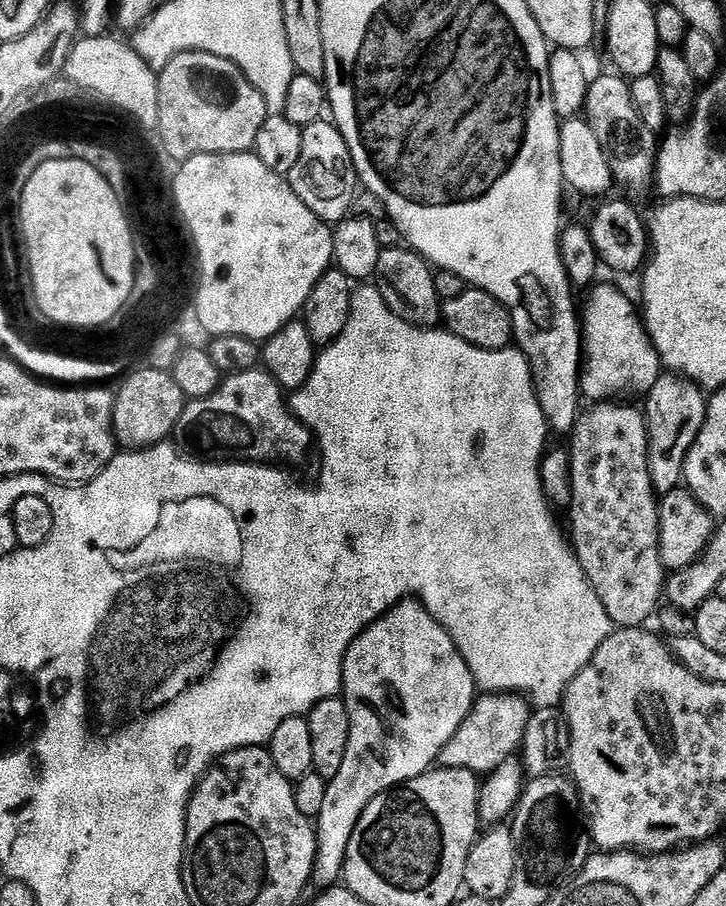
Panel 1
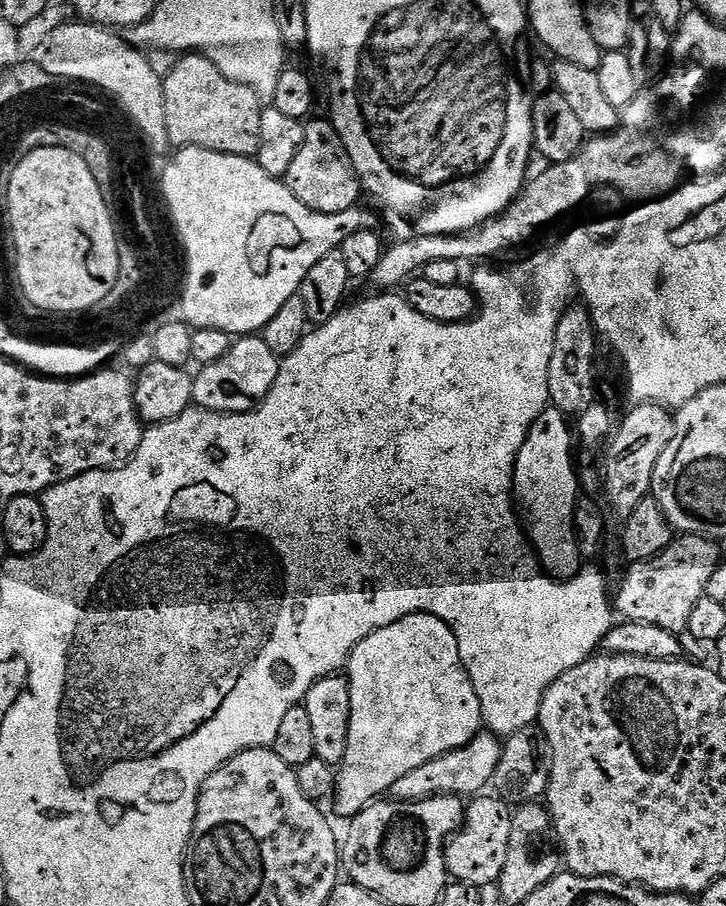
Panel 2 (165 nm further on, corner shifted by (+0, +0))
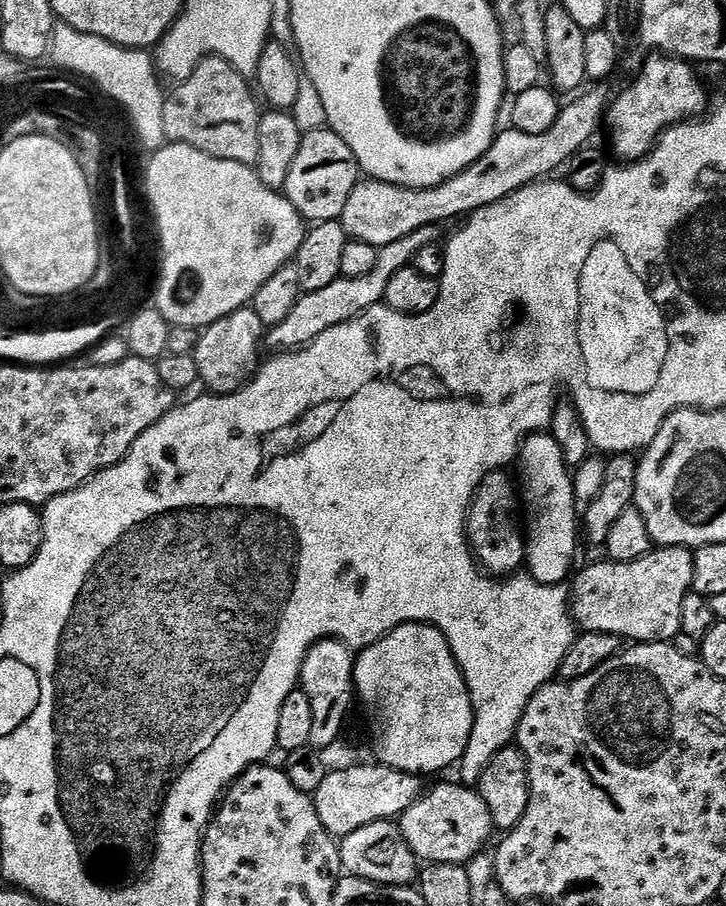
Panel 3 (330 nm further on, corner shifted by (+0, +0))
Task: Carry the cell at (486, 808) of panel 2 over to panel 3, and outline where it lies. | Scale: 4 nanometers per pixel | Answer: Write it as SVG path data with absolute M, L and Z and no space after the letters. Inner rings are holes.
M463 783L440 784L423 793L408 810L398 818L400 833L417 861L428 864L467 865L479 852L485 851L488 839L494 835L490 810L479 791Z

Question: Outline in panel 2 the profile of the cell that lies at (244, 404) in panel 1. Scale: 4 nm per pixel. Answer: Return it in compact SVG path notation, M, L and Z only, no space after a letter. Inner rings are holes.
M249 334L241 336L218 358L218 362L203 365L195 373L192 385L192 399L195 407L204 408L207 412L227 414L229 412L252 412L270 394L278 378L281 357L266 346L263 335Z

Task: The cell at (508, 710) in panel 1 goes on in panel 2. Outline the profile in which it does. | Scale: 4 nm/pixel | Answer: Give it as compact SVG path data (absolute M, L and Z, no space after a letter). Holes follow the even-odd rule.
M487 730L481 731L480 735L474 737L466 746L450 750L426 762L426 766L418 766L418 770L410 770L410 774L398 778L390 793L391 799L414 802L435 796L479 797L491 785L503 750L501 737L493 736Z

